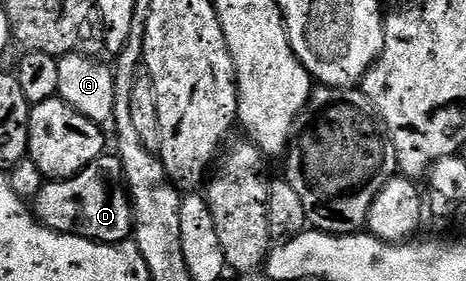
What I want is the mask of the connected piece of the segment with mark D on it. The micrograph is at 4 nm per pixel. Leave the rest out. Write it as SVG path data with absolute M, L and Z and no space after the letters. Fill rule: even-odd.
M117 155L97 157L88 167L81 169L67 181L47 180L42 190L32 202L32 212L39 223L57 233L72 233L89 241L99 241L101 245L117 245L125 241L134 231L134 213L130 201L130 192L126 186L124 167Z

